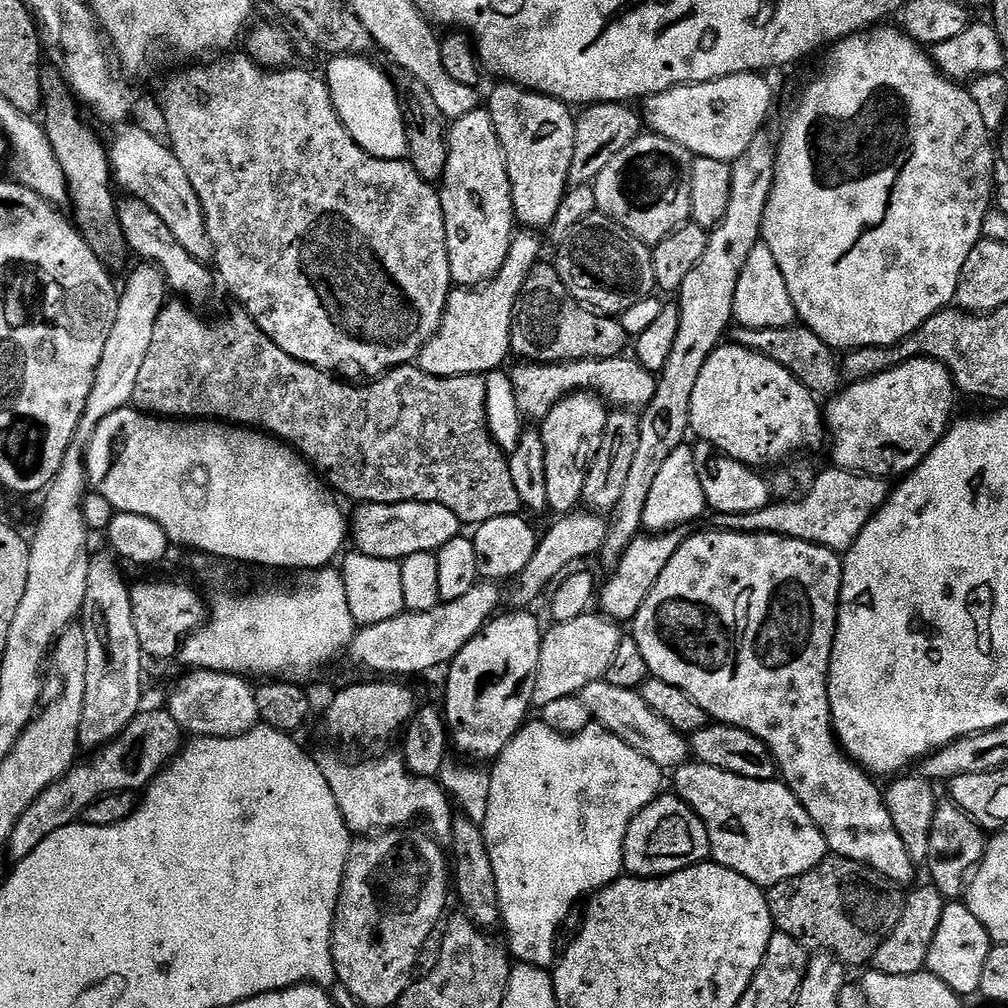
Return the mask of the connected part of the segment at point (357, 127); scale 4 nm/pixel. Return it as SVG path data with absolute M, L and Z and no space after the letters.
M334 56L327 62L328 76L326 83L332 101L336 107L336 113L340 115L341 122L346 130L354 138L362 150L366 150L374 158L383 160L402 160L407 157L408 143L406 142L406 126L404 125L404 111L400 109L400 99L396 97L396 86L391 75L387 76L376 64L371 64L371 59L363 56Z

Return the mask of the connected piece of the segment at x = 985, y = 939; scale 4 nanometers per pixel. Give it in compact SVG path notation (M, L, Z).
M948 902L942 910L942 922L938 922L938 934L934 934L934 942L930 942L927 971L933 972L950 990L954 990L962 998L976 996L982 982L982 966L990 954L994 941L988 936L986 926L974 918L967 903Z

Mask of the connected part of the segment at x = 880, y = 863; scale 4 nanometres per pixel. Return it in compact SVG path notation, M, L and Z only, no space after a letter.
M711 531L700 532L697 536L689 535L682 542L682 546L678 546L674 558L666 562L666 570L658 574L658 582L654 582L654 590L646 594L646 602L642 602L642 610L638 610L636 619L631 625L631 635L636 637L638 650L642 650L642 658L646 658L649 673L657 680L670 682L670 686L678 686L678 690L686 690L686 694L690 694L690 698L694 698L694 702L698 702L698 706L702 706L702 710L706 710L708 717L715 723L733 724L754 734L754 738L766 742L770 754L774 754L776 759L779 779L792 791L794 798L802 802L806 814L810 814L810 818L826 838L829 853L845 856L848 860L856 860L859 864L870 866L879 876L885 876L887 880L893 880L895 884L911 885L912 875L918 872L918 868L912 863L910 854L906 854L906 846L902 838L898 838L898 830L894 830L890 810L886 810L884 805L883 791L879 787L876 789L877 781L869 773L858 770L858 765L841 748L836 732L832 729L828 697L828 667L836 637L836 616L840 613L840 587L844 577L841 557L828 548L785 536L757 532Z

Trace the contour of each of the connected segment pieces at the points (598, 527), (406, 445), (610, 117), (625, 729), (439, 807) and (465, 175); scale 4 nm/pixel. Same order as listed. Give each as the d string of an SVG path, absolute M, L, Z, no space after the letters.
M577 510L563 513L548 528L548 533L539 537L534 558L526 562L526 570L518 577L516 589L512 592L512 600L517 609L524 610L532 604L544 591L547 593L553 587L558 574L569 564L579 565L580 560L587 556L595 557L604 548L606 534L608 533L608 520L601 513L591 510Z
M165 303L160 312L158 322L154 326L154 339L150 341L150 350L142 361L142 370L138 374L138 382L134 386L131 407L137 412L147 412L157 418L203 418L213 422L227 422L233 426L247 426L259 430L296 449L303 459L312 465L322 477L325 485L333 493L341 492L355 502L365 504L401 504L402 502L422 502L423 504L441 504L446 510L454 510L458 514L461 525L479 526L490 522L490 518L515 516L522 505L518 498L518 490L514 490L514 478L510 478L508 456L498 445L496 439L488 431L488 411L486 410L486 379L479 376L431 376L423 372L419 366L404 364L401 368L393 368L383 376L375 377L371 382L345 382L337 378L331 371L315 368L306 362L298 362L298 358L290 358L282 346L278 346L243 310L235 310L229 316L216 320L211 324L200 317L199 311L193 310L187 303Z
M593 104L583 109L584 113L576 116L574 134L574 162L570 162L569 185L588 186L610 166L610 161L618 158L630 142L634 142L642 132L642 116L635 107L623 104Z
M602 679L582 689L579 698L586 706L586 710L590 710L595 723L601 724L610 734L622 738L626 746L650 758L650 762L657 764L661 770L675 770L689 763L689 737L674 730L674 726L670 726L666 718L658 718L658 714L654 714L654 710L646 706L637 689L610 686L608 680Z
M324 752L318 756L318 763L322 774L326 774L326 782L330 782L330 790L334 790L334 798L338 802L338 810L342 810L342 818L346 822L348 831L353 834L379 834L385 830L400 830L411 820L425 820L427 831L435 839L448 842L452 839L452 818L454 804L448 793L442 789L433 778L416 776L404 764L403 755L380 756L377 760L364 760L361 764L347 764L340 756L332 752Z
M478 107L462 118L451 121L448 130L446 170L439 194L442 214L446 222L446 250L450 258L453 285L476 288L496 279L496 275L502 270L502 262L506 262L506 254L510 254L514 235L514 217L510 178L506 174L506 158L502 154L502 146L498 142L498 134L494 130L494 122L487 107Z

